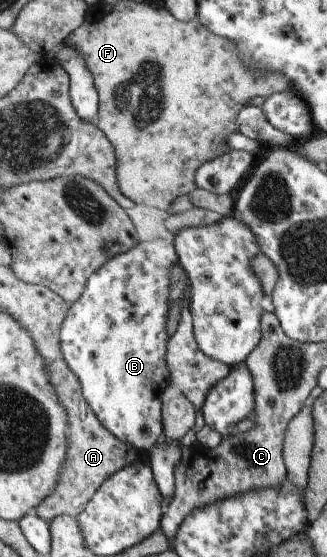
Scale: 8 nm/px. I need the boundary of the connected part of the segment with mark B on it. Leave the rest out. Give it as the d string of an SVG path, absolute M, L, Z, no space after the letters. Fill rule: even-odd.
M161 239L139 241L125 254L111 257L88 278L82 293L68 305L59 331L63 358L78 378L82 395L100 425L117 441L143 451L165 440L160 411L160 394L169 385L164 361L168 334L164 324L170 289L169 269L177 262L172 242Z

